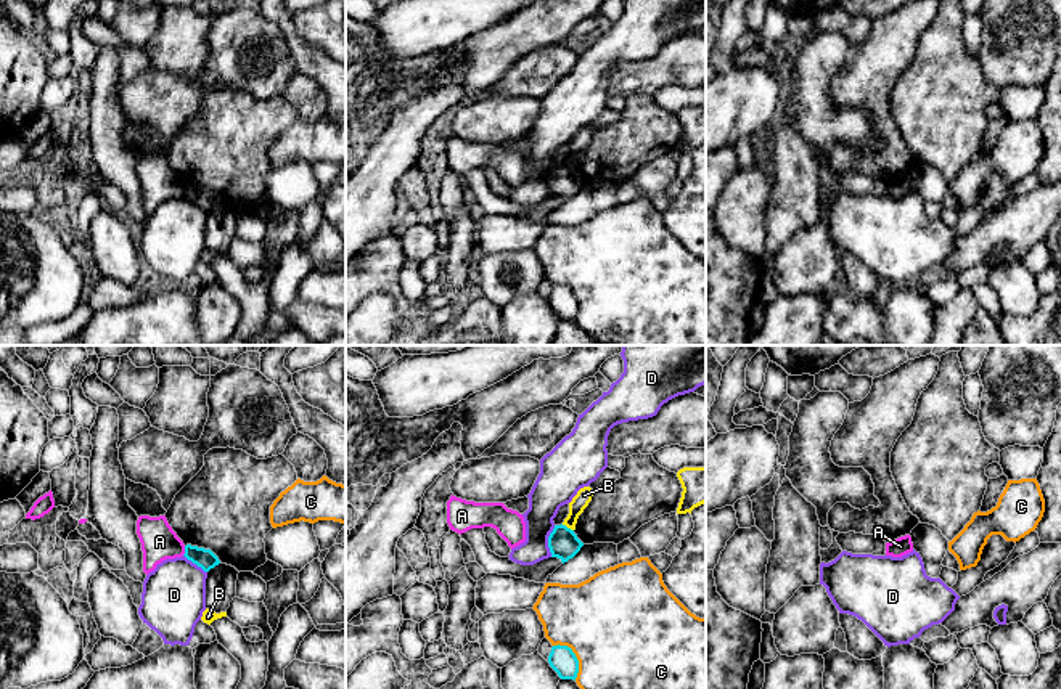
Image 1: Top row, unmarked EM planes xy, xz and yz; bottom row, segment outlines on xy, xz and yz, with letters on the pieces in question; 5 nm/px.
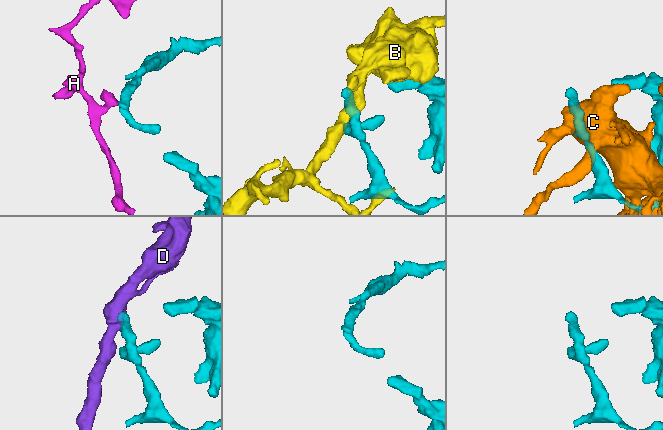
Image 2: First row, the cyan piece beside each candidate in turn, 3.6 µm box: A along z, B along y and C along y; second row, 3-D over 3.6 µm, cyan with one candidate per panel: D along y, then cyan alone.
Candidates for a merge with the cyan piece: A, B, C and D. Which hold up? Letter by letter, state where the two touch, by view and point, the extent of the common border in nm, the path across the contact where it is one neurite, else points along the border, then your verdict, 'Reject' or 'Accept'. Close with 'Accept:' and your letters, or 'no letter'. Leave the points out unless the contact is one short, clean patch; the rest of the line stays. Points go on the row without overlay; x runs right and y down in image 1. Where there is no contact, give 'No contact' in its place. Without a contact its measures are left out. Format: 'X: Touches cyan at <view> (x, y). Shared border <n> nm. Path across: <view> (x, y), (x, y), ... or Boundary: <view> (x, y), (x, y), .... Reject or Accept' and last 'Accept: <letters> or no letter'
A: Touches cyan at xy (185, 191). Shared border 50 nm. Boundary: xy (185, 187), (182, 195). Reject
B: Touches cyan at xz (566, 167). Shared border 70 nm. Reject
C: Touches cyan at xz (574, 296). Shared border 220 nm. Reject
D: Touches cyan at xz (548, 182). Shared border 160 nm. Boundary: xz (555, 166), (548, 177), (550, 196). Reject
Accept: no letter

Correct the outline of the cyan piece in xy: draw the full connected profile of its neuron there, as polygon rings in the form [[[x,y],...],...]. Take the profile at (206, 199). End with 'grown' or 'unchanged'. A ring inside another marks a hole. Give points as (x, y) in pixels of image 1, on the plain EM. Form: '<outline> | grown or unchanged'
[[[186,185],[185,194],[188,201],[201,207],[204,212],[209,212],[220,204],[219,198],[211,191],[198,186]]] | unchanged

